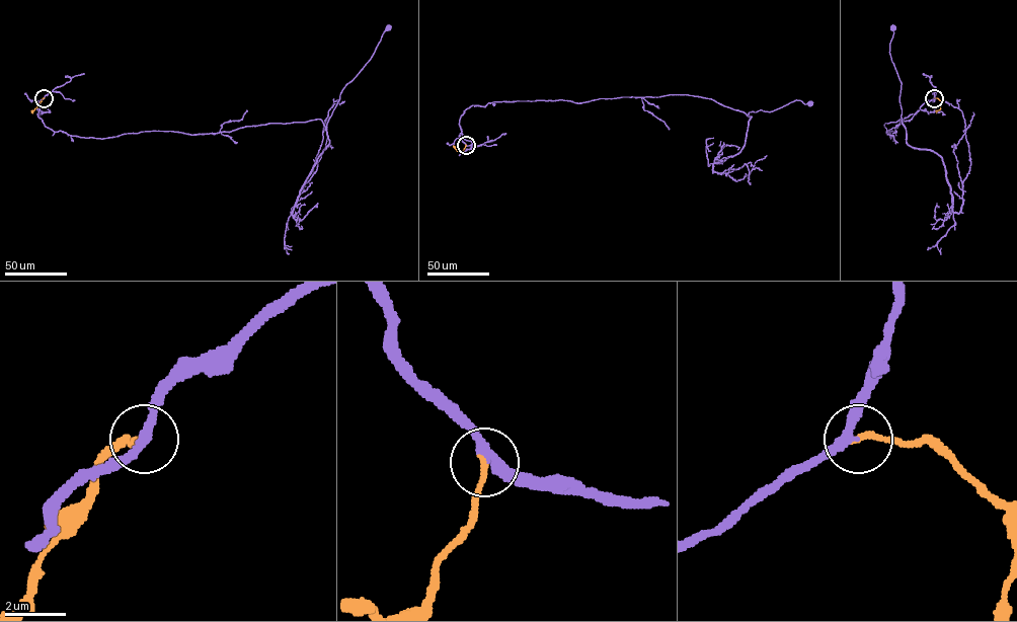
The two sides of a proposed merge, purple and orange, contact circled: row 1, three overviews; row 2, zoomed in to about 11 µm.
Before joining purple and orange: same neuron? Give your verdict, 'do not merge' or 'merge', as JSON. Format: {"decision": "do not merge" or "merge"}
{"decision": "merge"}

